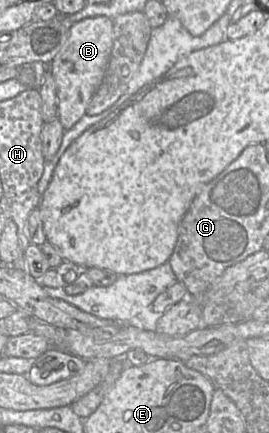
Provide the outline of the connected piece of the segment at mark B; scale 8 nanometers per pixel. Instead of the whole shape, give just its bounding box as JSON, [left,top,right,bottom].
[46,16,113,131]

